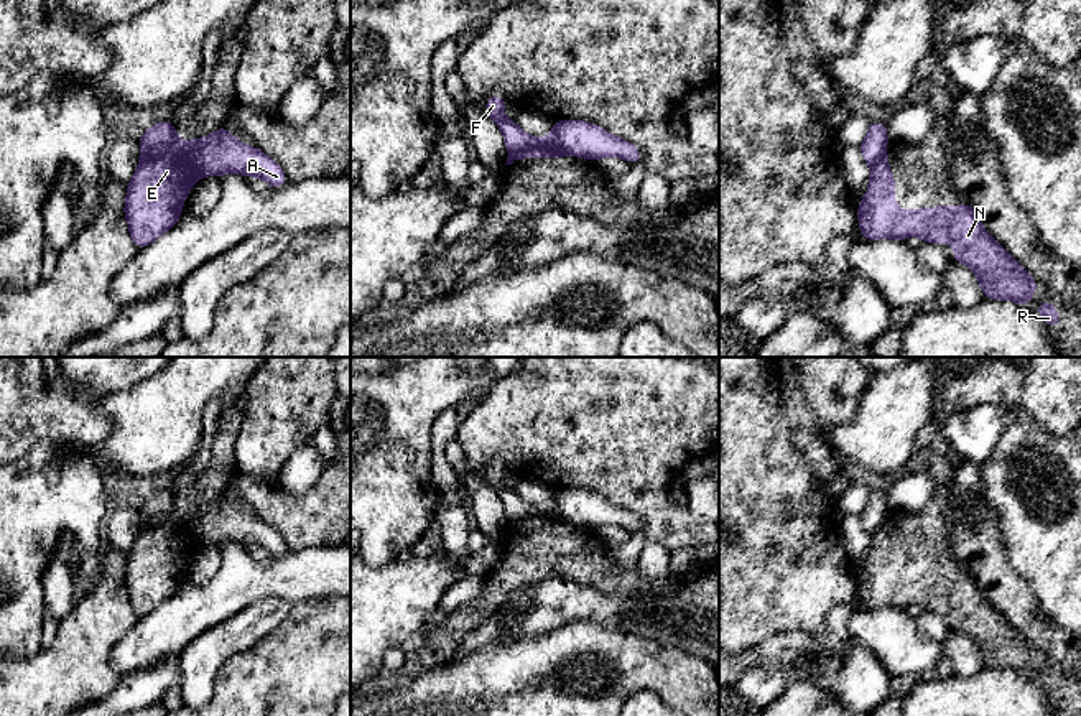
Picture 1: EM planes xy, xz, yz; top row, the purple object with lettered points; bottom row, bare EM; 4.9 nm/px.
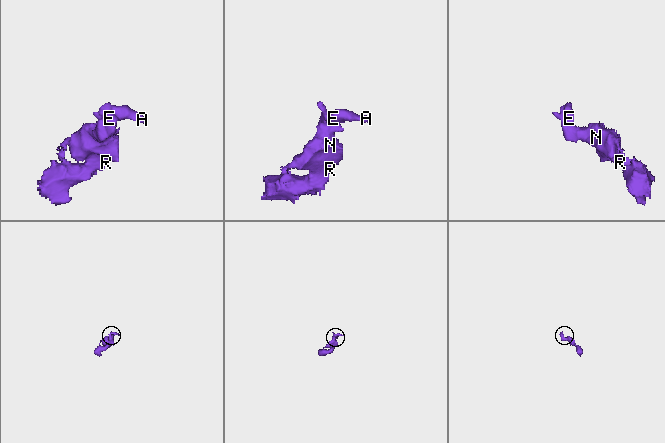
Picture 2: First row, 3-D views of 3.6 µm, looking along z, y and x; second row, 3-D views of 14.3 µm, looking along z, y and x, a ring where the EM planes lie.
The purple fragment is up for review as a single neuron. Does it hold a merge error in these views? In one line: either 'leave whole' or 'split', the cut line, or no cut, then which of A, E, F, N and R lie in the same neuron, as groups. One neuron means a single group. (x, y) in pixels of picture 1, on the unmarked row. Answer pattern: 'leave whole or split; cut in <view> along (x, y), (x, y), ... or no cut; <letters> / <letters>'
split; cut in xy along (142, 529), (185, 524), (201, 542); A F / E N R

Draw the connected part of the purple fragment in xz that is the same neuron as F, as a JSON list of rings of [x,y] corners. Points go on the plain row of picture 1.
[[[490,464],[485,467],[487,484],[503,502],[508,520],[551,517],[594,530],[607,525],[619,525],[629,532],[642,528],[642,520],[630,510],[617,507],[599,494],[581,489],[554,489],[551,504],[543,509],[536,509],[525,502],[515,489],[503,486],[503,474],[505,467],[502,464]]]

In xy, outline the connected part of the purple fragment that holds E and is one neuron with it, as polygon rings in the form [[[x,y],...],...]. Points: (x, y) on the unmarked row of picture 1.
[[[165,523],[138,532],[127,555],[125,588],[133,612],[142,617],[171,597],[179,576],[201,546],[196,533],[181,523]]]

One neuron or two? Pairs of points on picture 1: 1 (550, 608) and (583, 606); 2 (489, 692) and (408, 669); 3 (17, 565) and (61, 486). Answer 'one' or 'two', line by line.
1: one
2: two
3: one

